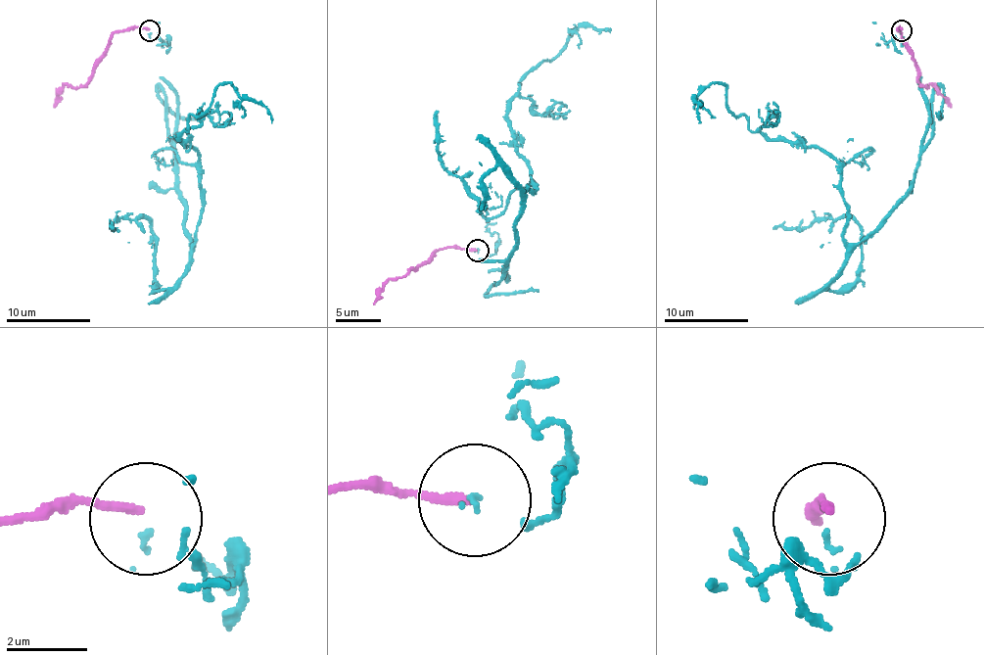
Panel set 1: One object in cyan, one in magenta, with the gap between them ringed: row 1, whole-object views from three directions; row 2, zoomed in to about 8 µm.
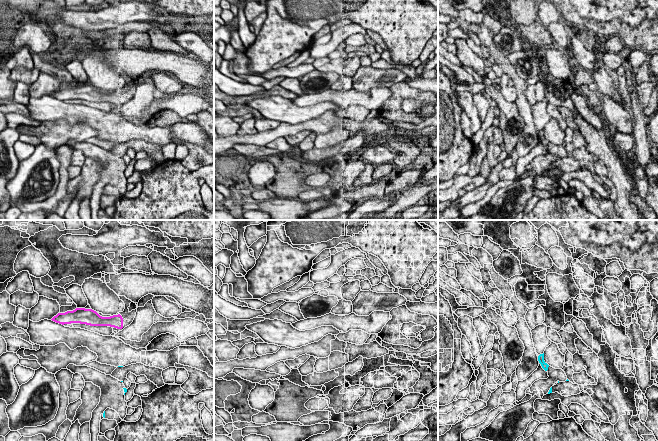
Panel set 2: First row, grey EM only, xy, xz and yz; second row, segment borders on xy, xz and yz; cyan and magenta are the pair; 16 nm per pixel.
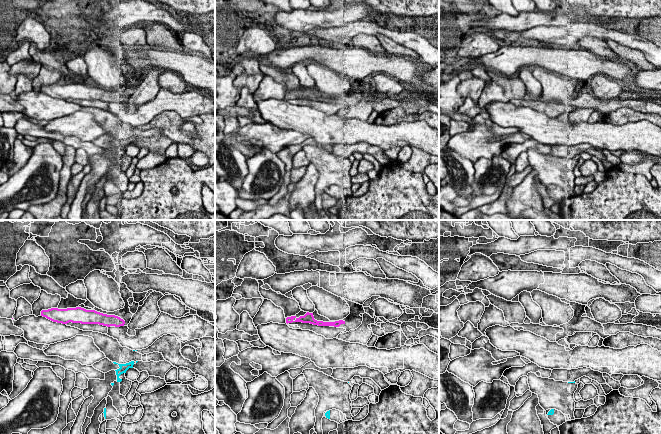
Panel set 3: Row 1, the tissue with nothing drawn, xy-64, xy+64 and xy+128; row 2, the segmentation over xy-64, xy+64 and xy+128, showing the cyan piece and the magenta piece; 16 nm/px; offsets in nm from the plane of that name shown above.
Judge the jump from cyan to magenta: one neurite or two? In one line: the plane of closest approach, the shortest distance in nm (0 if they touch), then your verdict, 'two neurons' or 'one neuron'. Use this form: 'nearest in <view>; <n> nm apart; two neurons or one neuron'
nearest in xy; 600 nm apart; two neurons

